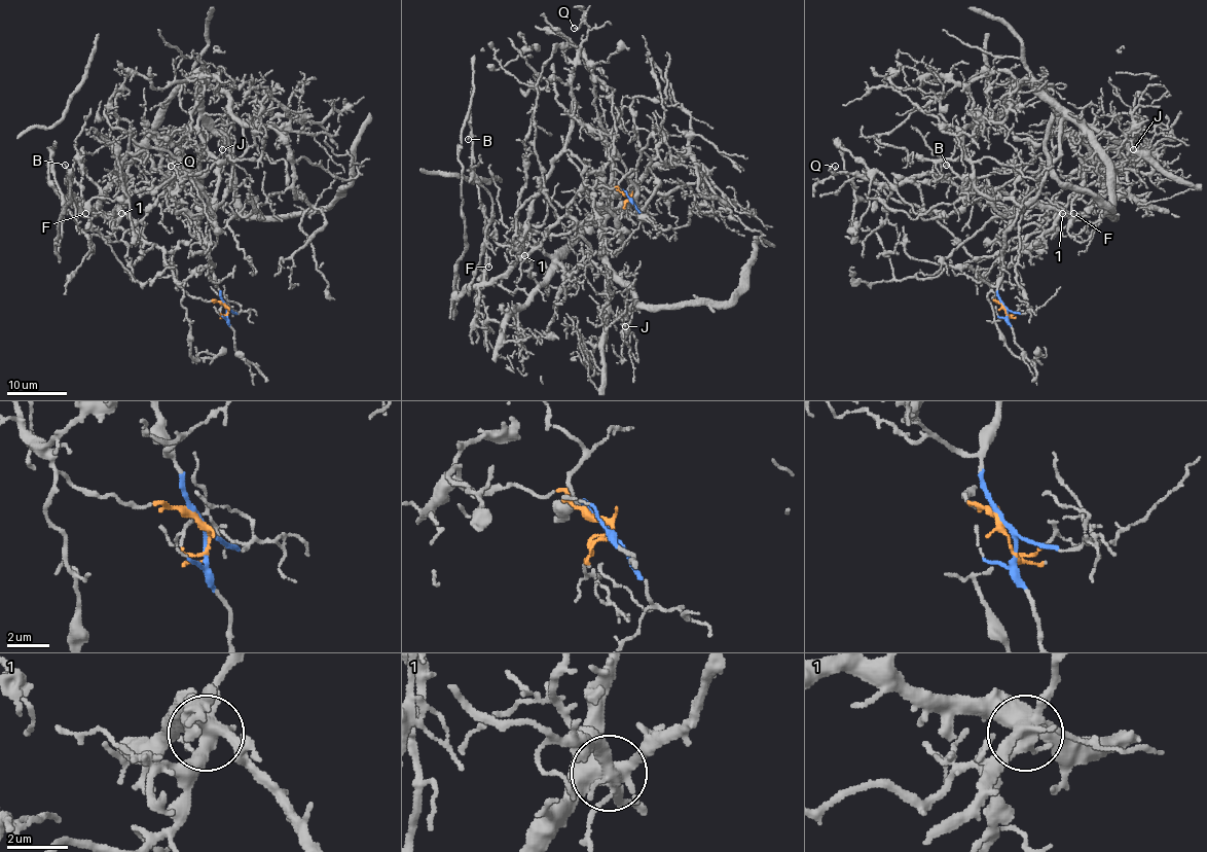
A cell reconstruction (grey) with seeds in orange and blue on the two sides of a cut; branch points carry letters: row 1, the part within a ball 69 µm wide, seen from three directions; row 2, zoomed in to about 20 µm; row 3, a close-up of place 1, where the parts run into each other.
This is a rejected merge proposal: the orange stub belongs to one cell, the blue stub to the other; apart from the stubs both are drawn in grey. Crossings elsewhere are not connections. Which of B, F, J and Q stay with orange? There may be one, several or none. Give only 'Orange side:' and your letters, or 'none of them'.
Orange side: B, F, Q

